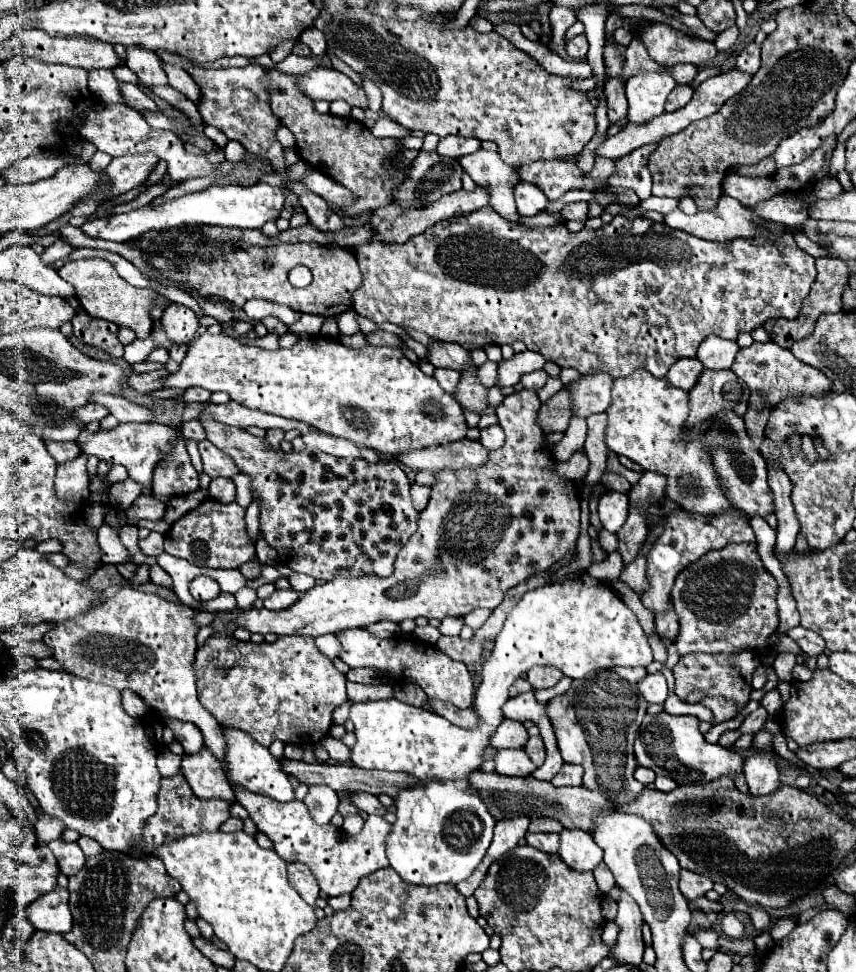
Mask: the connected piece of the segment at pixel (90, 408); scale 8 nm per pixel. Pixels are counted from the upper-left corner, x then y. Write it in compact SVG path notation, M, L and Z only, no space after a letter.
M85 404L85 406L81 406L81 408L77 408L73 412L73 420L79 420L85 426L85 424L89 424L93 420L105 418L107 414L109 414L107 408L101 408L101 406L95 406L95 404Z

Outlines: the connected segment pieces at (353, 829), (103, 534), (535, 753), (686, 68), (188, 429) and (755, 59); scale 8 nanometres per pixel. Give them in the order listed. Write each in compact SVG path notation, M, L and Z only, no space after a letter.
M353 814L353 816L345 816L345 822L343 822L343 826L341 826L347 834L351 834L351 836L355 836L355 834L359 834L361 832L361 828L363 828L363 818L359 816L359 814Z
M103 524L97 532L97 539L104 564L118 565L132 562L130 553L119 539L118 530Z
M539 736L529 738L523 750L529 754L529 758L533 760L535 766L541 766L545 762L545 746L543 746L543 740Z
M677 64L677 66L669 68L669 72L677 84L691 84L691 80L697 76L699 68L691 66L691 64Z
M191 420L191 422L187 422L187 424L183 424L181 426L181 434L183 436L187 436L187 440L189 438L193 438L193 440L205 440L205 430L203 430L203 424L199 422L199 420Z
M751 42L739 52L737 68L741 68L743 72L757 72L759 64L761 64L761 48L755 42Z

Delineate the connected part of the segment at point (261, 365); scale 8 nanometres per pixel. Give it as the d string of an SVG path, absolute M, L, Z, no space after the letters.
M209 332L197 336L189 344L189 352L181 362L181 368L175 374L169 374L163 380L165 388L189 388L201 386L211 392L227 392L229 398L245 408L255 408L289 420L305 422L313 428L319 428L325 434L341 436L351 440L357 446L367 446L379 454L399 456L413 450L449 444L465 438L467 422L463 418L463 408L459 402L447 394L433 376L427 376L413 364L399 348L373 346L349 348L337 342L335 338L313 336L299 340L293 348L279 348L275 352L241 344L239 340L219 334L211 336Z

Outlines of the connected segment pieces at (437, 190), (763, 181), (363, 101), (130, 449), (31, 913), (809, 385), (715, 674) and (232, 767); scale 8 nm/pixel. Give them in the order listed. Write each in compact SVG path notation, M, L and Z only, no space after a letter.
M419 152L419 156L411 164L401 188L393 190L393 196L391 196L393 204L403 206L403 208L421 208L421 204L423 206L433 204L441 196L459 190L461 176L463 176L463 168L459 166L459 162L455 158L441 158L437 152Z
M733 166L725 172L725 178L721 182L723 194L737 198L747 208L753 208L778 195L778 190L773 183L773 174L745 176L745 174L741 174L739 168L741 166Z
M317 68L301 76L299 86L305 94L309 94L313 100L345 100L351 108L369 108L367 94L361 86L357 86L349 76L329 70L329 68Z
M129 422L129 424L119 424L113 430L97 430L95 434L89 434L87 428L83 428L75 442L81 448L81 452L85 452L85 454L93 454L99 460L107 460L111 464L125 466L129 476L145 486L143 494L149 494L153 468L163 458L163 452L169 452L169 448L171 448L169 442L175 438L177 438L177 432L171 426L155 424L155 422L147 422L147 424Z
M55 888L53 892L39 896L27 908L27 918L37 930L65 934L71 928L69 912L69 892L65 888Z
M753 342L749 350L741 348L731 370L749 386L751 398L763 398L769 402L771 408L785 398L801 398L809 394L821 396L823 392L831 390L831 380L823 372L817 372L817 368L795 360L790 349L784 349L773 342Z
M753 652L739 654L685 654L673 666L675 676L675 694L685 700L685 696L693 690L701 690L707 696L727 696L737 704L745 706L751 694L751 676L755 668L761 664L759 656Z
M223 728L223 736L225 736L225 762L227 762L227 772L229 772L229 782L233 786L241 786L249 792L255 794L263 794L269 798L275 798L279 802L291 802L295 800L293 796L293 786L289 782L289 776L285 776L285 772L281 772L279 760L275 760L267 748L263 748L259 742L255 742L247 732L237 730L237 728Z

